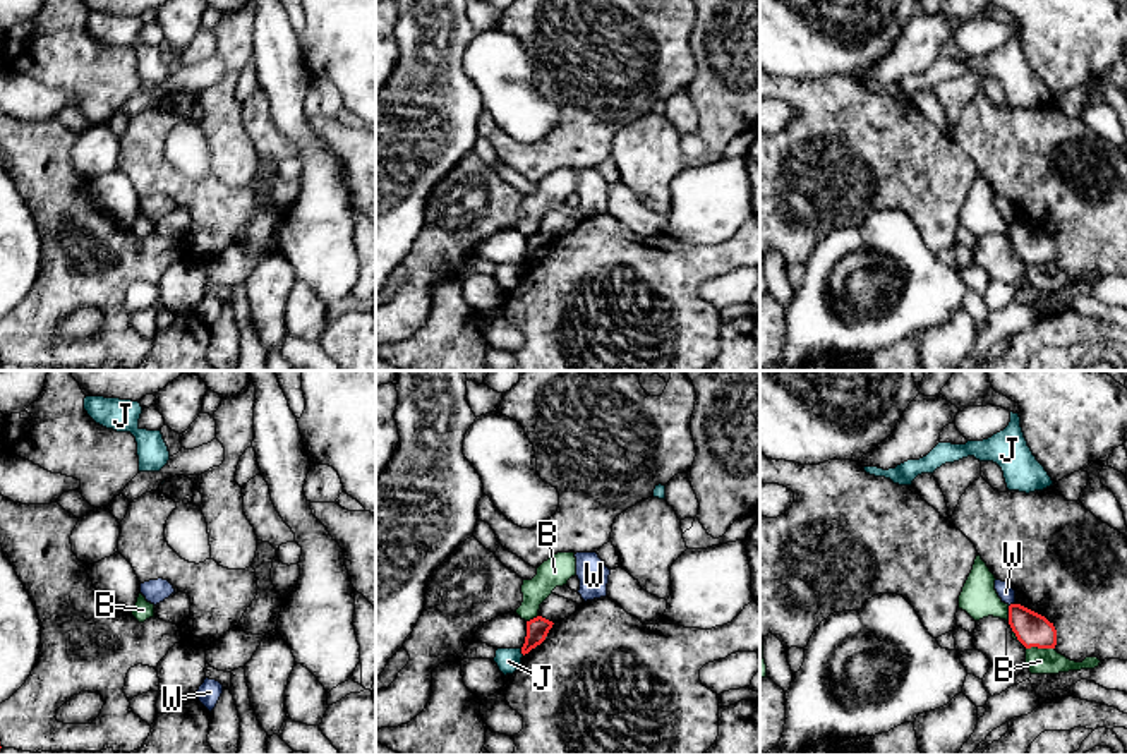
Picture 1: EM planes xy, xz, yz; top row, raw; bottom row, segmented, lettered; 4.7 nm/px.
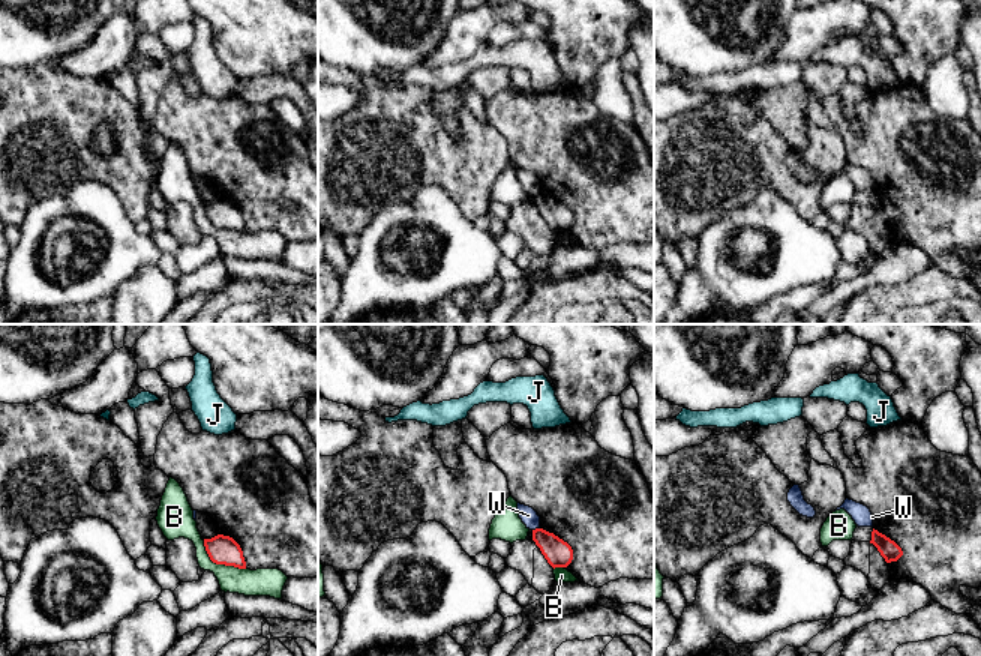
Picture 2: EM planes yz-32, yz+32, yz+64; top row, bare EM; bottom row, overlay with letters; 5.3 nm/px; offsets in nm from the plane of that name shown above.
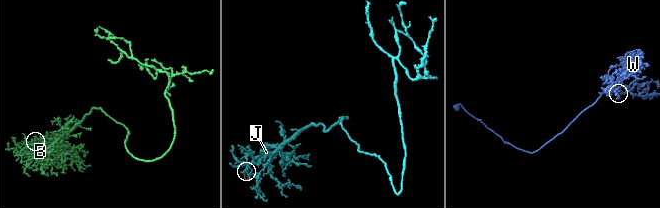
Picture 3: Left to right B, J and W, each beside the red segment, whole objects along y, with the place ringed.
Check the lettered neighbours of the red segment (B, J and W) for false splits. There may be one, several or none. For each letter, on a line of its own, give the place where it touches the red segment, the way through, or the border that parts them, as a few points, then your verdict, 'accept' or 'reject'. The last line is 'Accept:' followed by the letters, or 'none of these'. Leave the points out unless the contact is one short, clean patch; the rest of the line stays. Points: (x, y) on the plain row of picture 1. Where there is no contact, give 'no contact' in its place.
B: contact yz (1040, 263); reject
J: contact xz (522, 268); reject
W: contact yz (1011, 220); border yz (1012, 218), (1009, 222); reject
Accept: none of these

